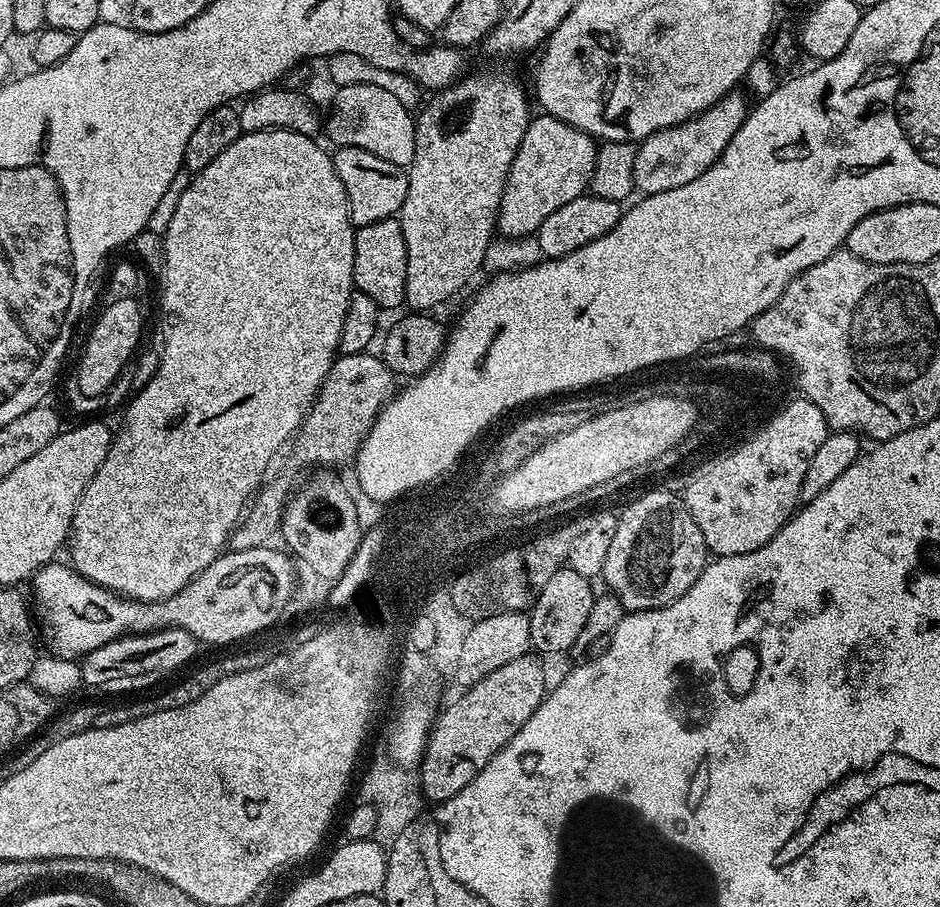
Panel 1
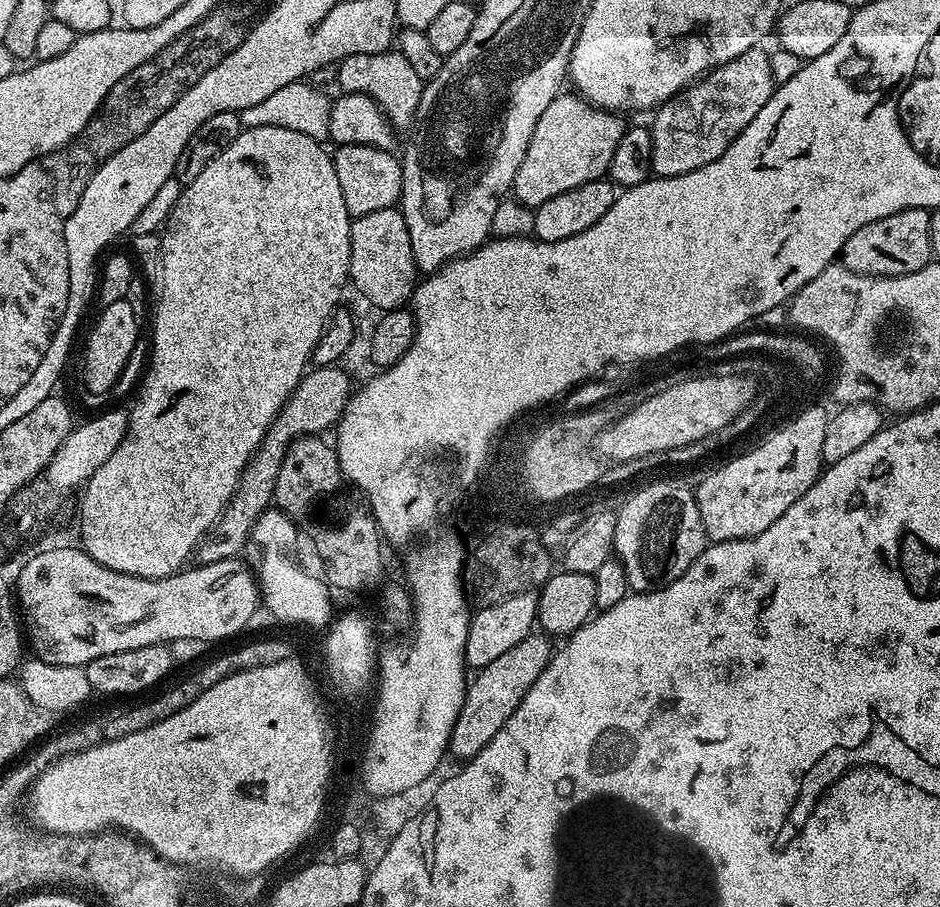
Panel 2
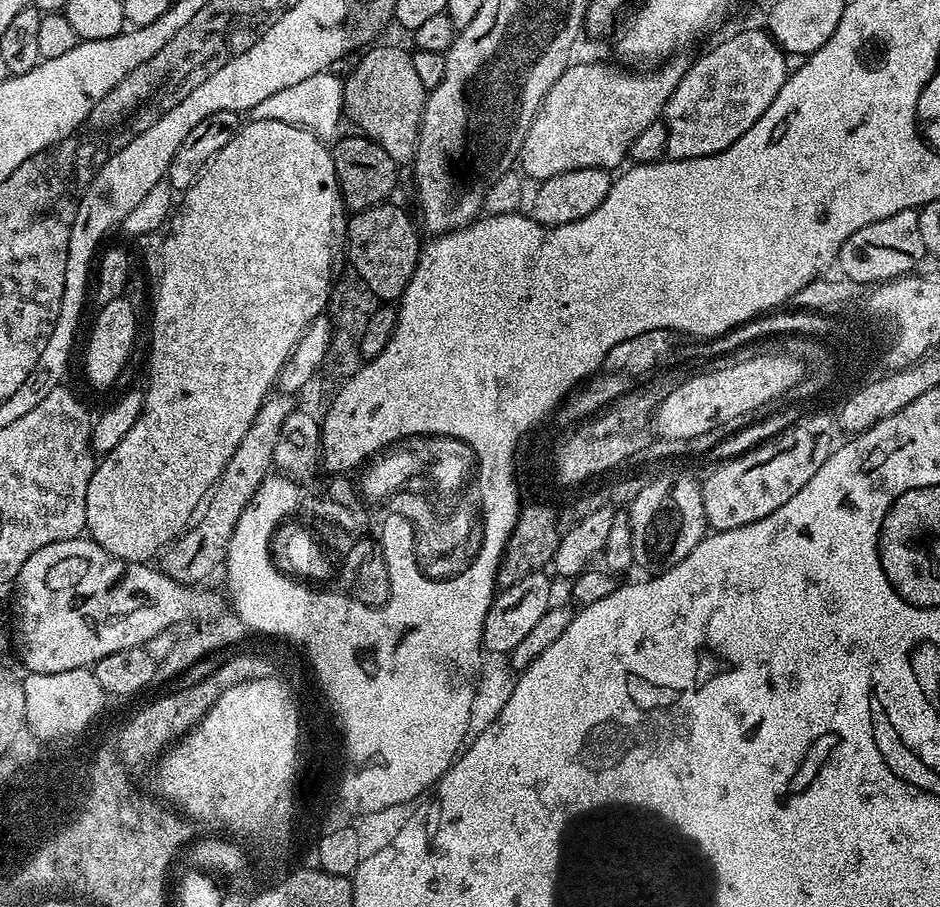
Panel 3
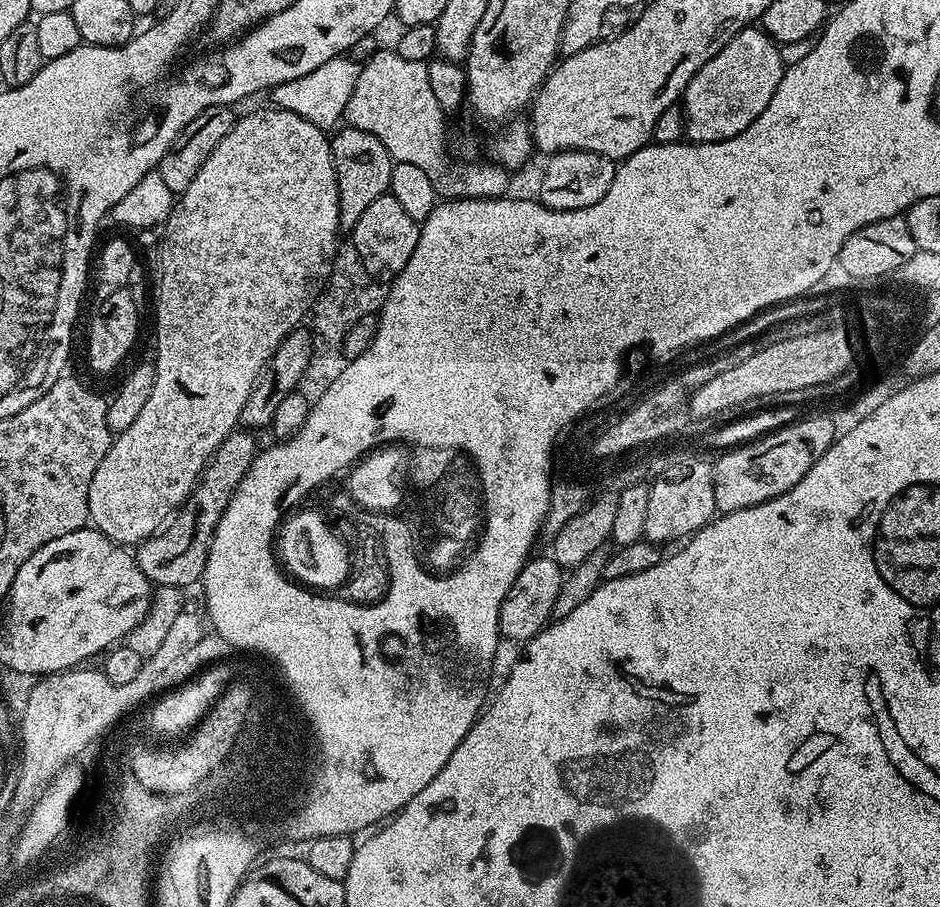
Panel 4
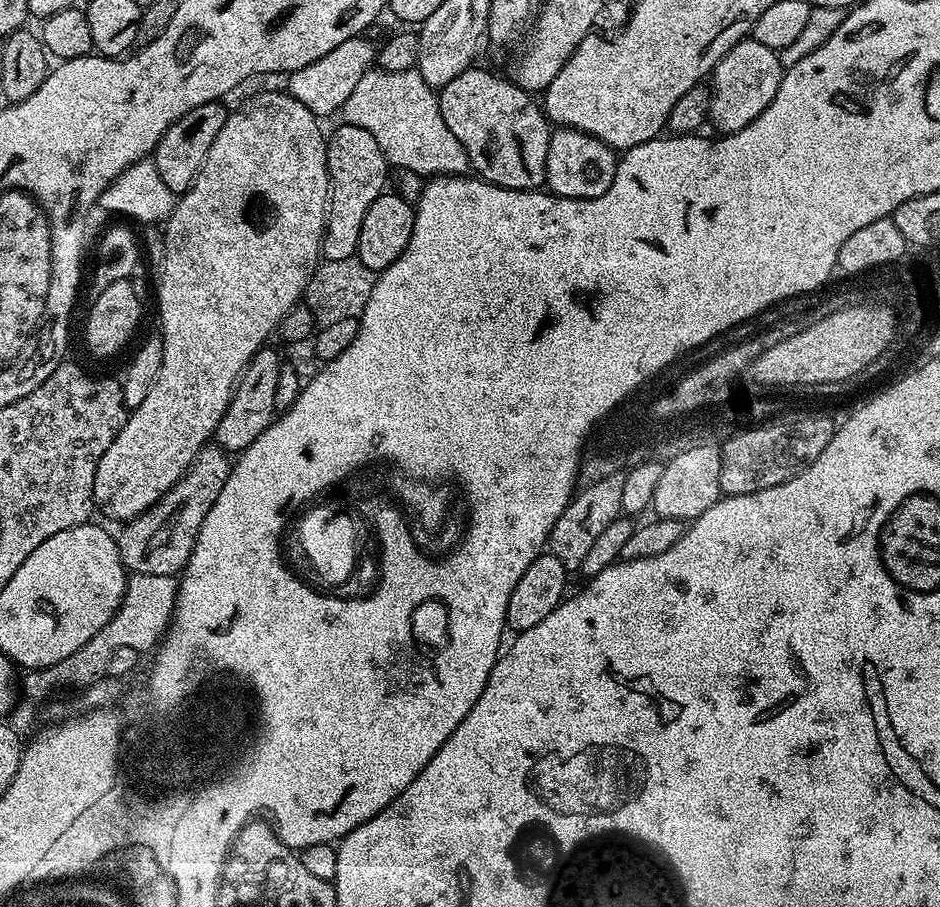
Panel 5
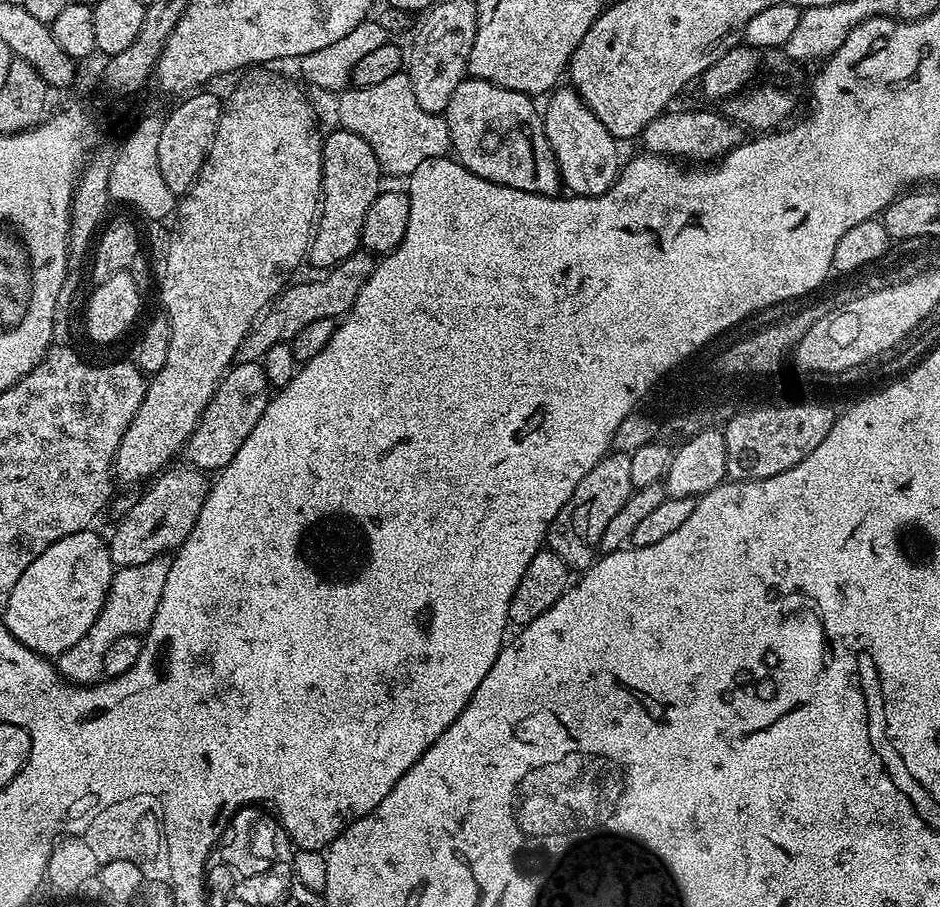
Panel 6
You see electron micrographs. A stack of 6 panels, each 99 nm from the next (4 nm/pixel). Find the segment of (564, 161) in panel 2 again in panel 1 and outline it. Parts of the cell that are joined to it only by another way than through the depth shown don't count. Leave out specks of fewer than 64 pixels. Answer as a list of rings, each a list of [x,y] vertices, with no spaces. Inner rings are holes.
[[[547,114],[533,115],[528,121],[528,129],[518,146],[518,154],[514,154],[514,162],[508,171],[504,183],[504,193],[500,199],[498,232],[501,237],[523,237],[533,235],[558,210],[566,206],[566,202],[574,202],[574,198],[585,195],[589,191],[594,174],[594,158],[597,141],[582,130],[562,122]]]

